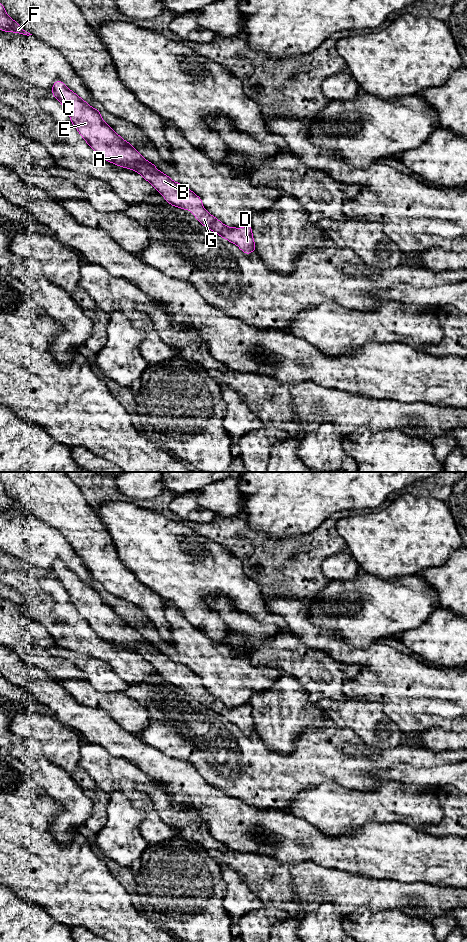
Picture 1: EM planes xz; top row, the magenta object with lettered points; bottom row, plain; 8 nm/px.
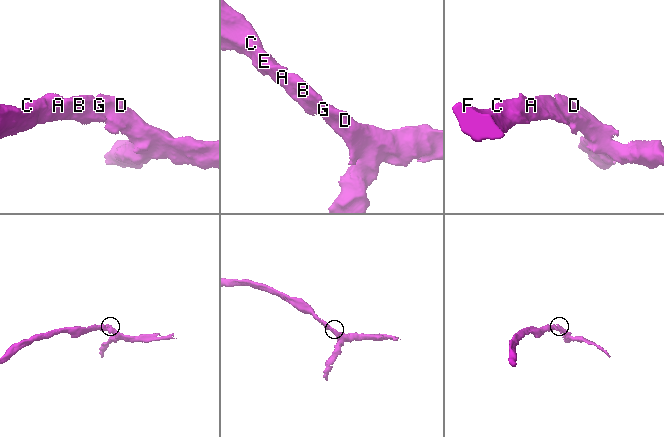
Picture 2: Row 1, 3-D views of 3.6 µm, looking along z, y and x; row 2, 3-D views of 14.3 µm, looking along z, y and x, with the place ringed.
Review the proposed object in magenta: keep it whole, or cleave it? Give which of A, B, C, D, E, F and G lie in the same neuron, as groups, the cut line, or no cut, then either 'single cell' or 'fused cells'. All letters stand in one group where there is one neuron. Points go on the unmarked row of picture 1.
groups A B C D E F G; cut none; single cell

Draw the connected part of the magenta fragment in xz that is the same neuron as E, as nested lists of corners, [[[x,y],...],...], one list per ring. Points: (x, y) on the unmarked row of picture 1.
[[[56,560],[51,572],[67,590],[70,602],[75,606],[87,624],[99,636],[119,647],[129,648],[143,656],[168,682],[183,690],[190,689],[194,697],[206,708],[235,723],[246,735],[257,730],[253,719],[252,706],[230,708],[212,696],[203,686],[202,679],[185,665],[174,662],[167,654],[160,652],[150,641],[125,621],[103,601],[100,590],[94,589],[86,581],[72,572],[62,560]]]

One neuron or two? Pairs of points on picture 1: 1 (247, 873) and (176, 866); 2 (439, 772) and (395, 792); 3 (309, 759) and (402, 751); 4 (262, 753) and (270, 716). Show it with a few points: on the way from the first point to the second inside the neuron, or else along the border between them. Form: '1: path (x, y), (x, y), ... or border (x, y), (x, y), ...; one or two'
1: border (204, 849), (219, 867); two
2: border (405, 783), (413, 786); two
3: path (332, 759), (376, 763), (379, 760); one
4: border (257, 729), (269, 749), (285, 753); two

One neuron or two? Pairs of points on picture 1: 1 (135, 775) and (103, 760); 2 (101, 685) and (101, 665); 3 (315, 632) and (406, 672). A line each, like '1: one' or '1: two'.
1: one
2: one
3: one

